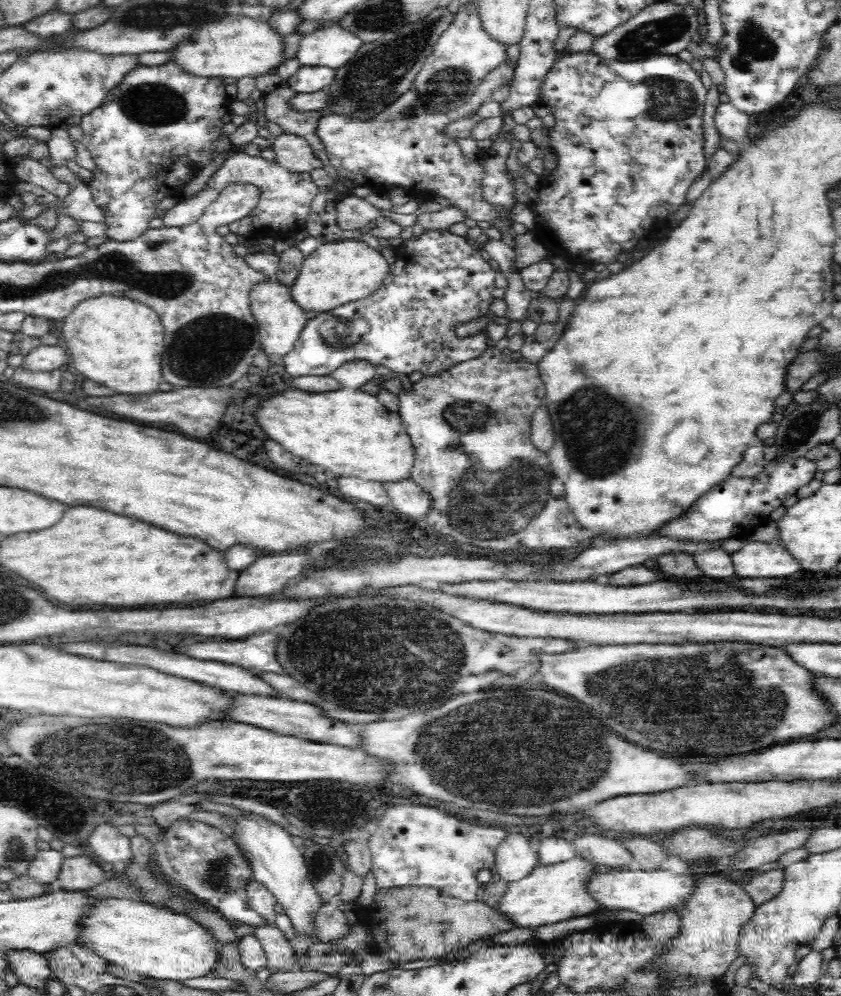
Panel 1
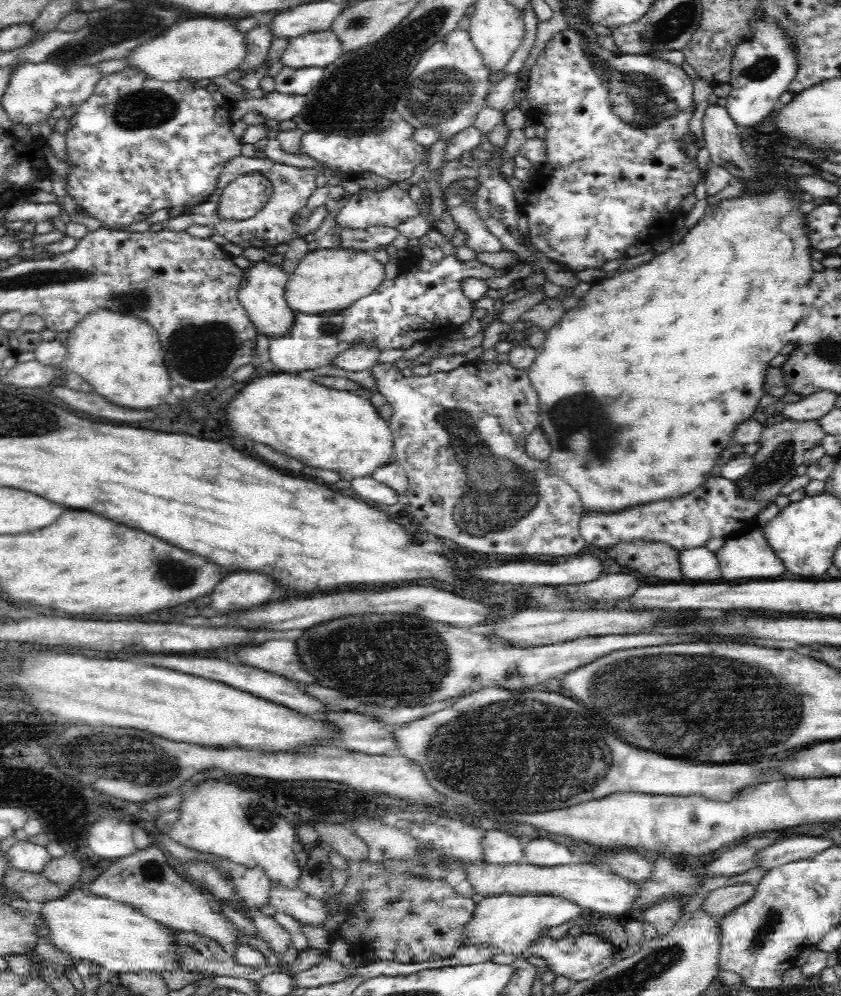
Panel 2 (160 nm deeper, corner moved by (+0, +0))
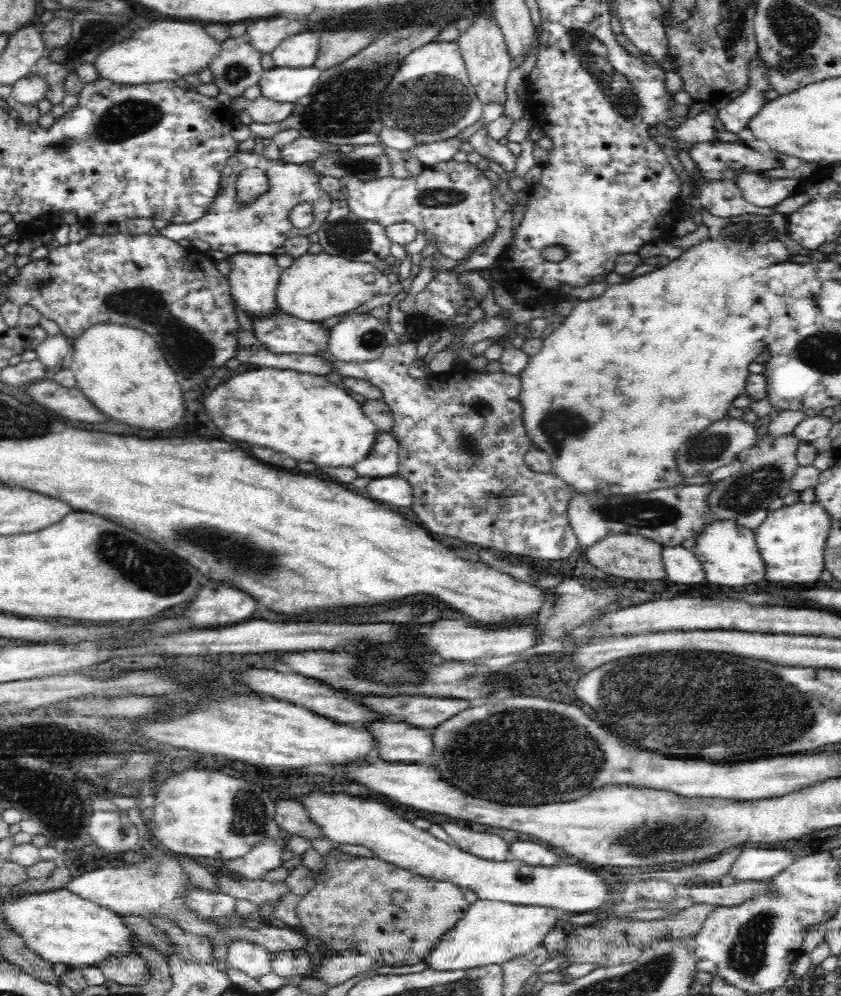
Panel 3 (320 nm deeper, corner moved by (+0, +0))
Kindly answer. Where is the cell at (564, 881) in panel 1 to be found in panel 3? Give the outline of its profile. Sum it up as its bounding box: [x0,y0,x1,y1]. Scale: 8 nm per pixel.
[422,899,561,972]

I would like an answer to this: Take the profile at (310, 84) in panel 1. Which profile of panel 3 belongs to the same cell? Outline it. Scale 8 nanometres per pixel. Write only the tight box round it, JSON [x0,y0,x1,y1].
[257,67,320,103]

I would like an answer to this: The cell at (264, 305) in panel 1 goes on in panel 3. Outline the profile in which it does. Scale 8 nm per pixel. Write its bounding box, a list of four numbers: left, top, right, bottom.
[226,253,281,316]

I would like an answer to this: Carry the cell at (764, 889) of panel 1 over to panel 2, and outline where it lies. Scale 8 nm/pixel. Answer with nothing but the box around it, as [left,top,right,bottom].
[703,884,756,916]

